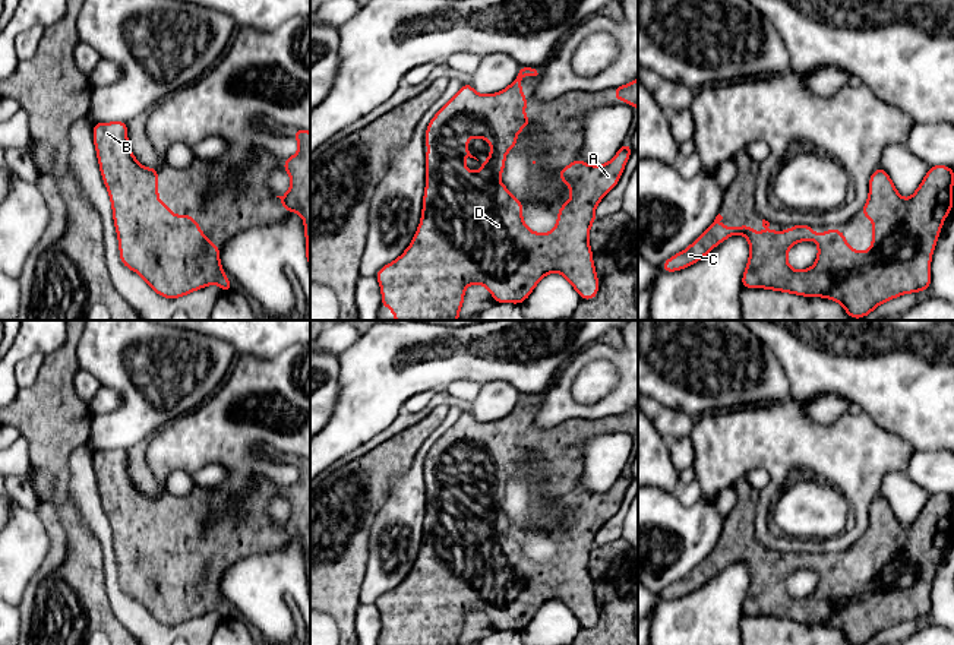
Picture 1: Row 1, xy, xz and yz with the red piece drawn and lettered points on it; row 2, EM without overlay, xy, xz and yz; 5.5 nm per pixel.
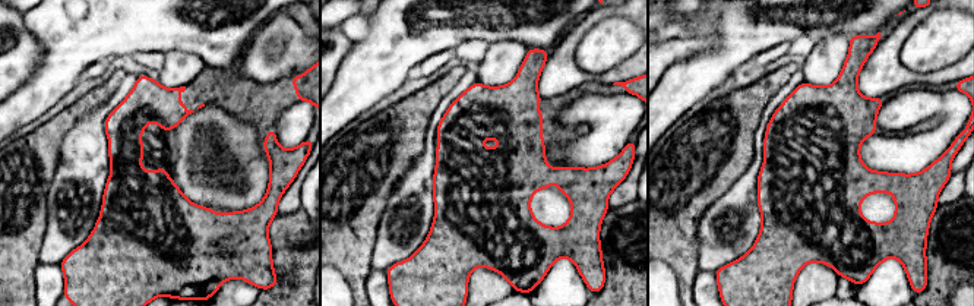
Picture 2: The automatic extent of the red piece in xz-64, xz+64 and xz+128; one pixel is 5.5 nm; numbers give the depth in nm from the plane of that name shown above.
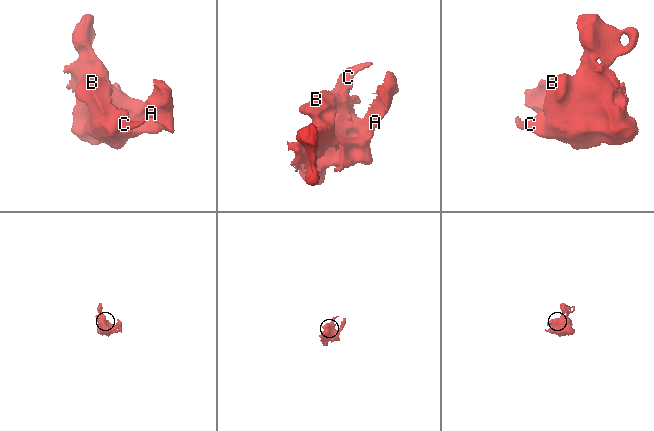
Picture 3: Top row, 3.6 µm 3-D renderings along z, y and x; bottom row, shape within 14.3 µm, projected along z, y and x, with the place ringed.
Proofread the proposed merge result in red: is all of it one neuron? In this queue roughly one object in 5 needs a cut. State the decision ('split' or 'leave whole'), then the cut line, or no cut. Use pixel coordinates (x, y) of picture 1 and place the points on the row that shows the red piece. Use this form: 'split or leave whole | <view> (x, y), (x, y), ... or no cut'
leave whole | no cut

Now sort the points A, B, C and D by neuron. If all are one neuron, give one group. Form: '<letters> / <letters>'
A B C D

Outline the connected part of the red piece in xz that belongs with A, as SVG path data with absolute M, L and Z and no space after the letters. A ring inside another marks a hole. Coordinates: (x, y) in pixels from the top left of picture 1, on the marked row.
M519 66L515 80L503 91L490 95L480 95L470 82L464 83L429 123L426 129L427 176L420 225L408 249L376 274L382 290L380 304L389 307L397 320L458 320L464 291L473 282L486 287L496 303L521 304L543 276L550 272L562 274L582 300L593 300L598 294L598 278L588 243L590 227L597 218L594 212L597 203L617 184L632 146L623 143L613 159L603 165L588 165L576 156L571 165L559 170L557 177L571 187L571 200L559 208L557 224L550 233L537 234L531 231L521 215L522 202L515 199L499 181L505 168L506 152L517 146L517 135L533 121L522 116L527 108L527 97L521 92L521 79L528 72L533 73L534 80L541 76L540 69ZM468 137L483 137L492 145L489 159L481 164L478 173L471 173L464 165L465 156L477 159L467 148Z

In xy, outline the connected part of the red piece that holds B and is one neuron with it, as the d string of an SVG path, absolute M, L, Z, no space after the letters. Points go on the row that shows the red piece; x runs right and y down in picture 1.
M94 123L99 170L110 193L123 265L139 274L161 297L179 298L211 284L233 290L219 265L219 246L212 244L192 215L171 215L158 200L158 168L145 168L129 149L127 123Z

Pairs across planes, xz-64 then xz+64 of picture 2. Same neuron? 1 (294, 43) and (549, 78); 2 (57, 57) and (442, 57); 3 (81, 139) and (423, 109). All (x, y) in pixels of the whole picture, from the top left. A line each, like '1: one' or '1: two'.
1: one
2: two
3: two

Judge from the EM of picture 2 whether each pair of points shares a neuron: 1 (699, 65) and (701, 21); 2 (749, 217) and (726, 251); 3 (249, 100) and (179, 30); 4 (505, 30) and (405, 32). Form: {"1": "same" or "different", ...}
{"1": "different", "2": "same", "3": "different", "4": "same"}

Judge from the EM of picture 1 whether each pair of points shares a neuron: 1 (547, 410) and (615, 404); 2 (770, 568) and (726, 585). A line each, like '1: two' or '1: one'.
1: one
2: two

